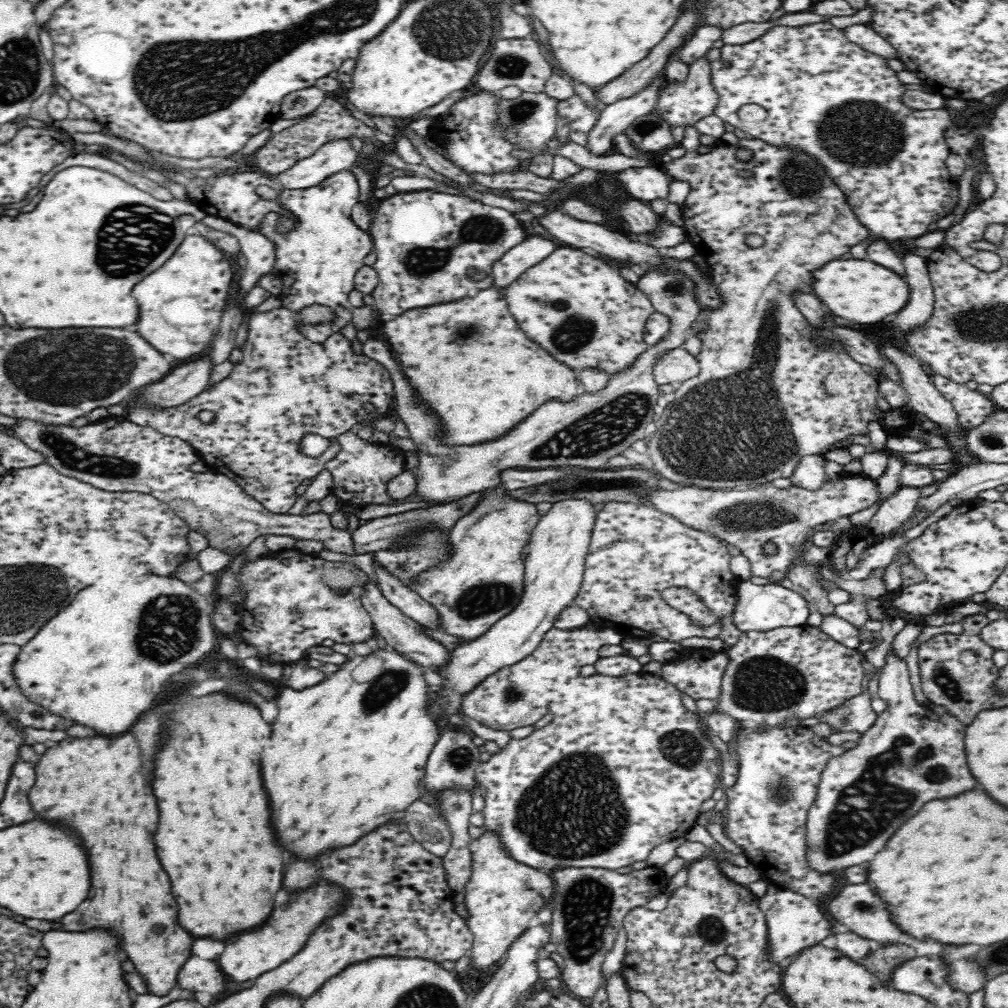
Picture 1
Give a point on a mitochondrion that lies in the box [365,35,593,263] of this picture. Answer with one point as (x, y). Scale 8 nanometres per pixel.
(510, 65)

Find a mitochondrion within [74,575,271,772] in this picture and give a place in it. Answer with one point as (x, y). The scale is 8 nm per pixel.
(167, 647)

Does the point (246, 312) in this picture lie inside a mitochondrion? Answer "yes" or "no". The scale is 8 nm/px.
no

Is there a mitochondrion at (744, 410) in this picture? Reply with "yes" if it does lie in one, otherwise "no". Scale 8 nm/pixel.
yes

